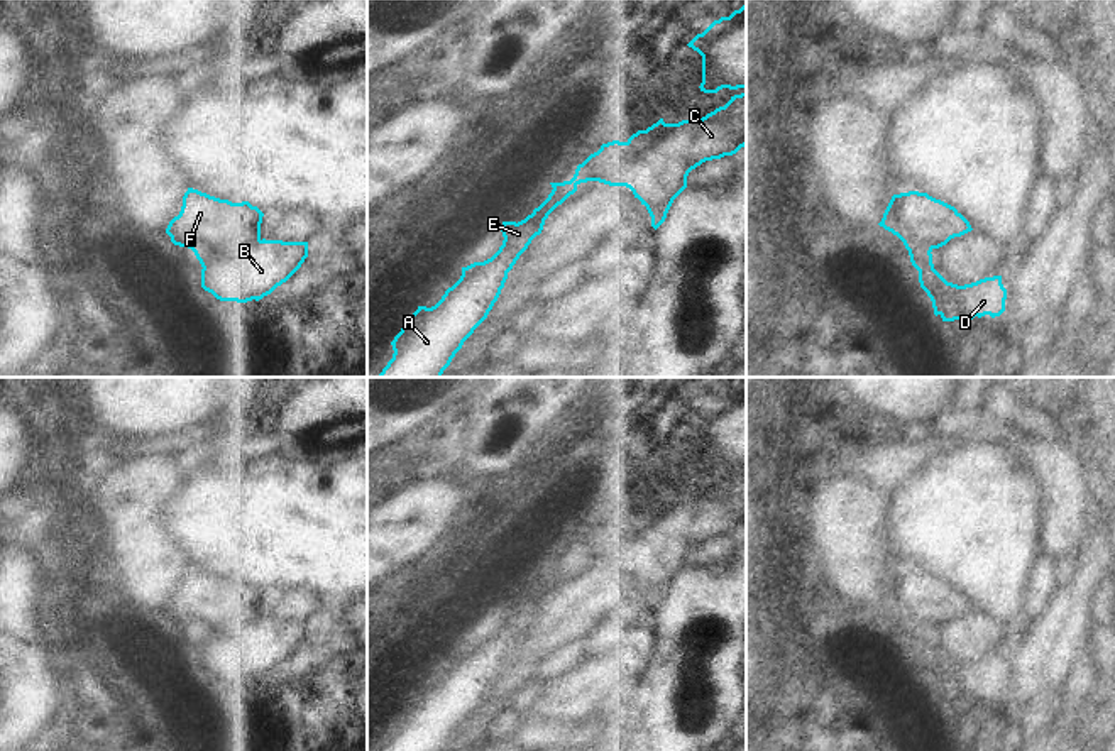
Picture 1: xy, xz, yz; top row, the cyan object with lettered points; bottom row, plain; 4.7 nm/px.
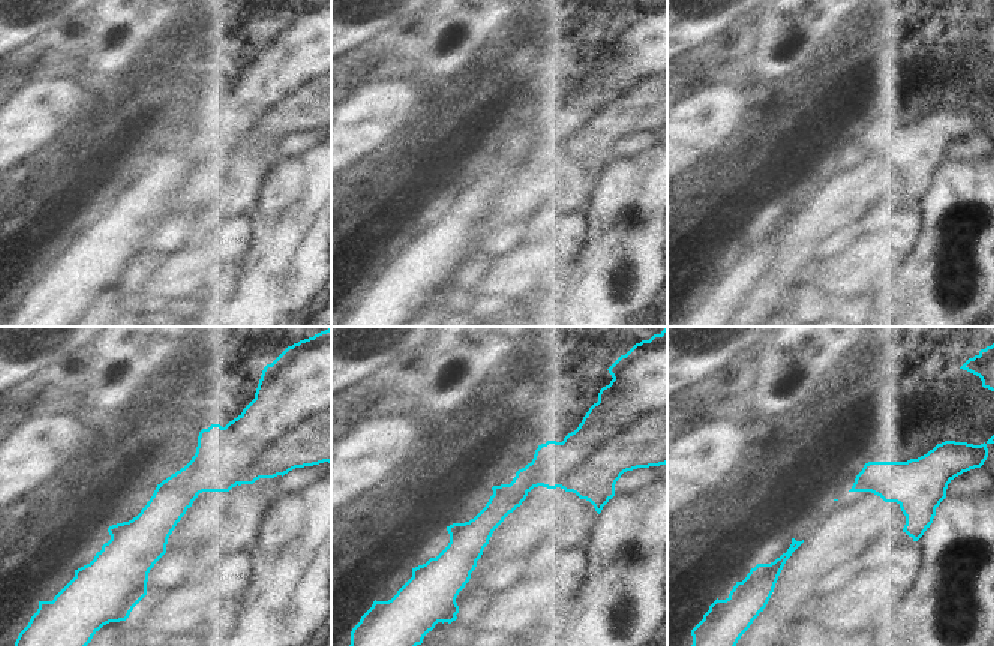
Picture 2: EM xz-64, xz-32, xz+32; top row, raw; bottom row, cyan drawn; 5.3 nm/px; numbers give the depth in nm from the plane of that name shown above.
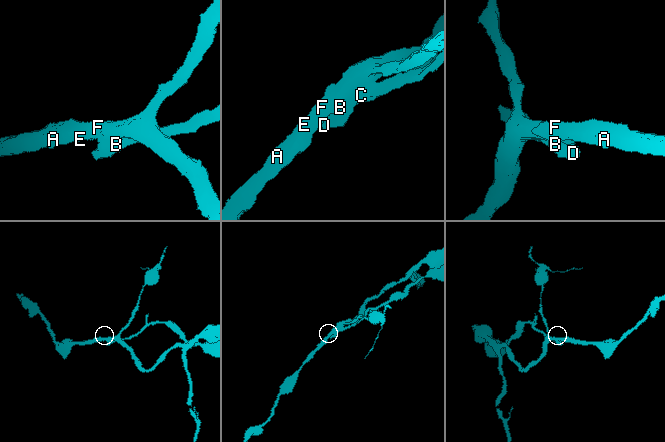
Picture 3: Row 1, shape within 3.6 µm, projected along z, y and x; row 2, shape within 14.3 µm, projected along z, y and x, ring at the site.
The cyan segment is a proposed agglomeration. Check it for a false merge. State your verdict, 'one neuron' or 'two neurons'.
two neurons

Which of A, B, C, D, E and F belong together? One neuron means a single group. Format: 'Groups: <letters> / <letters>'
Groups: A E F / B C D

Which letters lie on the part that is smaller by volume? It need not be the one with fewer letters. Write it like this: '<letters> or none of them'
B, C, D

